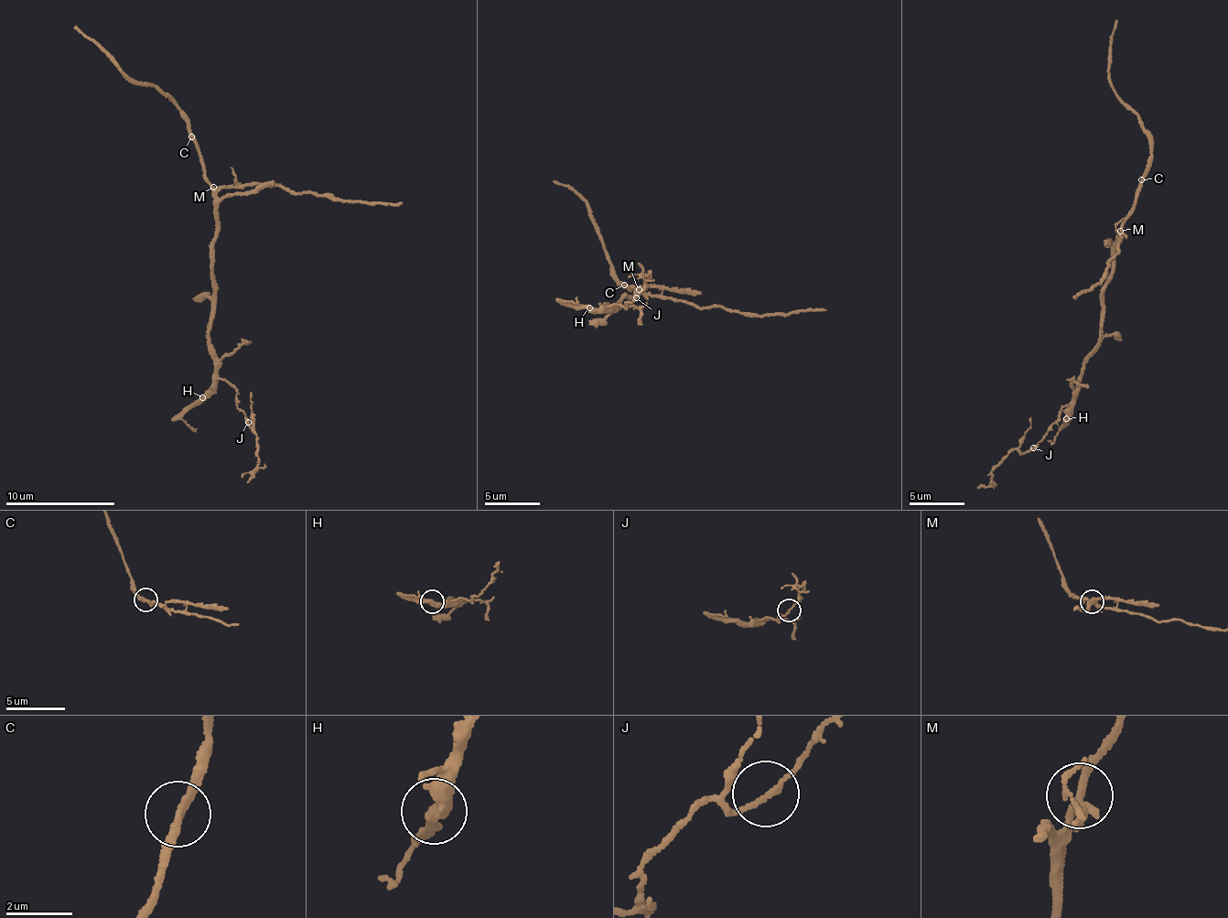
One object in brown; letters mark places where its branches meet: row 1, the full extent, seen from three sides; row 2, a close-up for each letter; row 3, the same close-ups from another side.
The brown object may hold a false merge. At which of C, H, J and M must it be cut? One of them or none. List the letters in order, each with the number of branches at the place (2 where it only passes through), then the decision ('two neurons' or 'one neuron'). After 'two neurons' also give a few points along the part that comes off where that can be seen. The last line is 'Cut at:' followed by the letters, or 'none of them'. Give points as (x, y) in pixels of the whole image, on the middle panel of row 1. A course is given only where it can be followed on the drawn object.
C: 2 | one neuron
H: 2 | one neuron
J: 2 | one neuron
M: 3 | one neuron
Cut at: none of them

